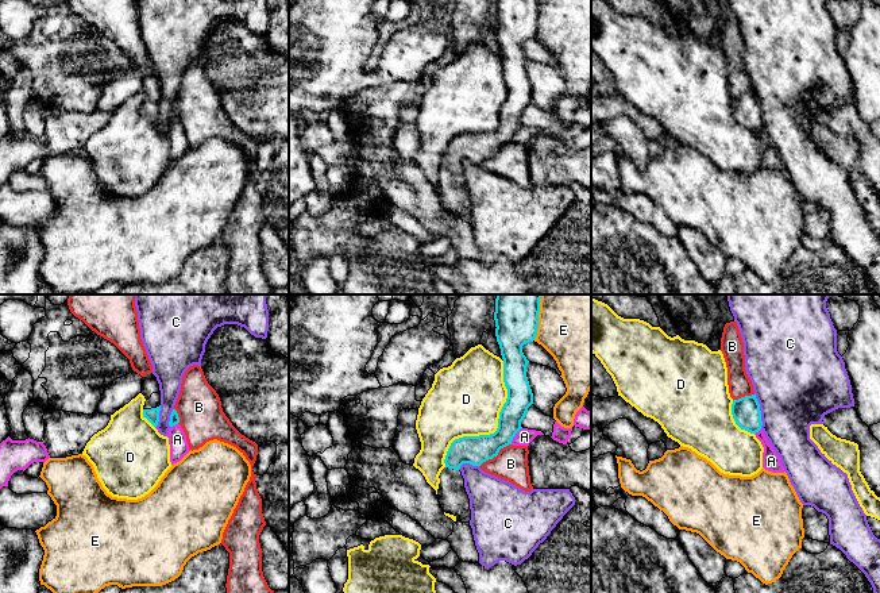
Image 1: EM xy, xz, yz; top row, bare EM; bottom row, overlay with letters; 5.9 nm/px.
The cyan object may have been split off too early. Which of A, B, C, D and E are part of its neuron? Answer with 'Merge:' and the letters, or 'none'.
Merge: none

